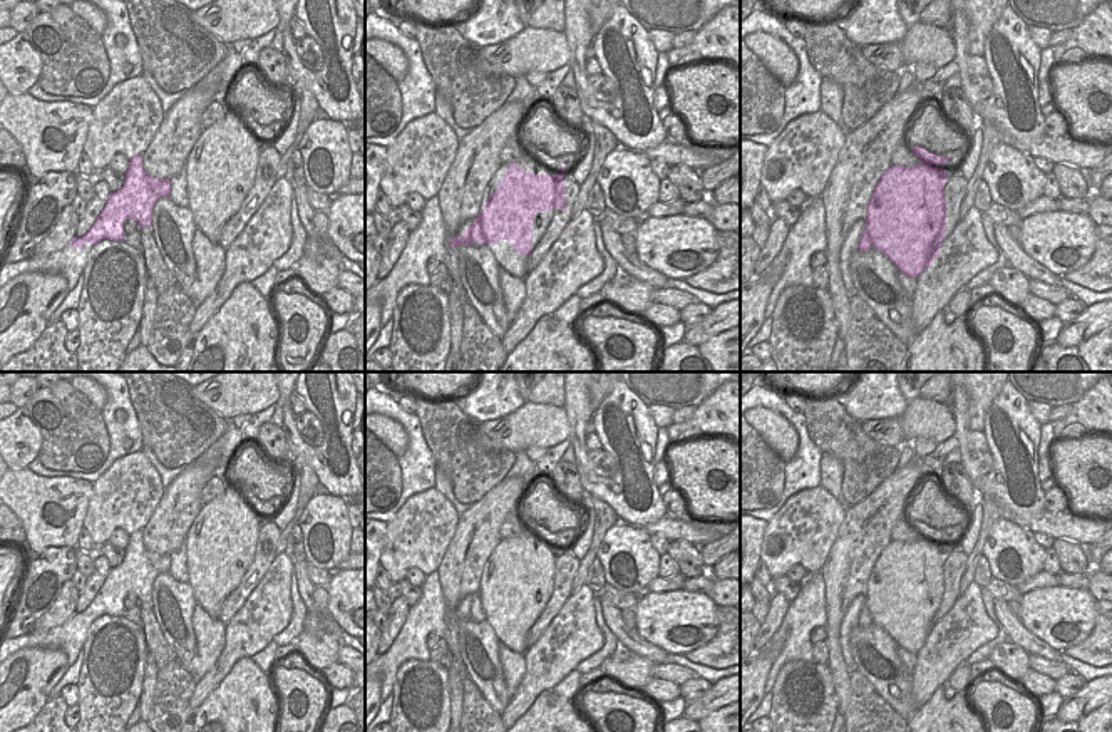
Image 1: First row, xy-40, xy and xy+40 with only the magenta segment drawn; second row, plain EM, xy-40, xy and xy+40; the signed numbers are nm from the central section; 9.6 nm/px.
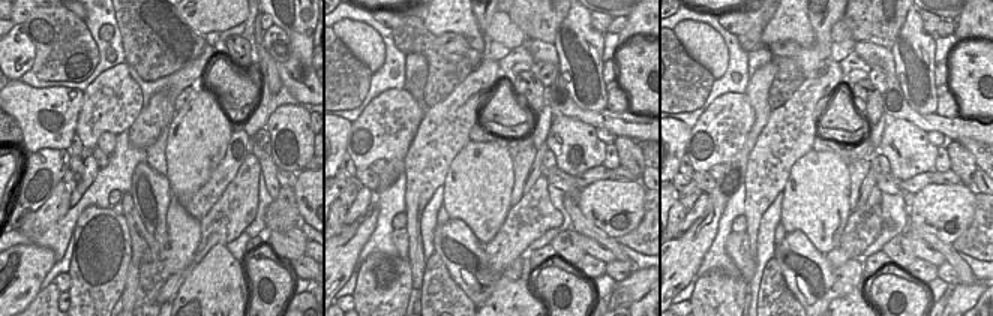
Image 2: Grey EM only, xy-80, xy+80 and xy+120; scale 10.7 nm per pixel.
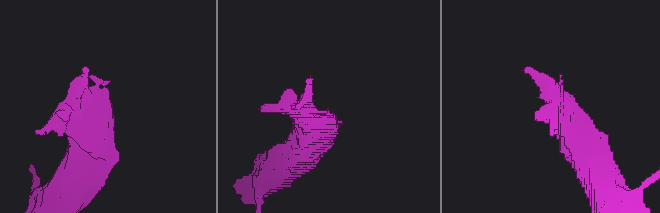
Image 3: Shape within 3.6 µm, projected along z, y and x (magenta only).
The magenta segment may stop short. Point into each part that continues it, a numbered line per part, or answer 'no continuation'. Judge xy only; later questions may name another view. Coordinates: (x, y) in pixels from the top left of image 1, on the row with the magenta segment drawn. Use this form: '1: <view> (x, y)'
1: xy (595, 175)

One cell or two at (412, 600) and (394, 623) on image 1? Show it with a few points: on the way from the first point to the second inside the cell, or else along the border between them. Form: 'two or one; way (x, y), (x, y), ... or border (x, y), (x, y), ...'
one; way (407, 605), (399, 618)

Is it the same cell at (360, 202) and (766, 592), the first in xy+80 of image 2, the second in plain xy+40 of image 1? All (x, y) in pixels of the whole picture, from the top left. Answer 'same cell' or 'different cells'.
different cells

